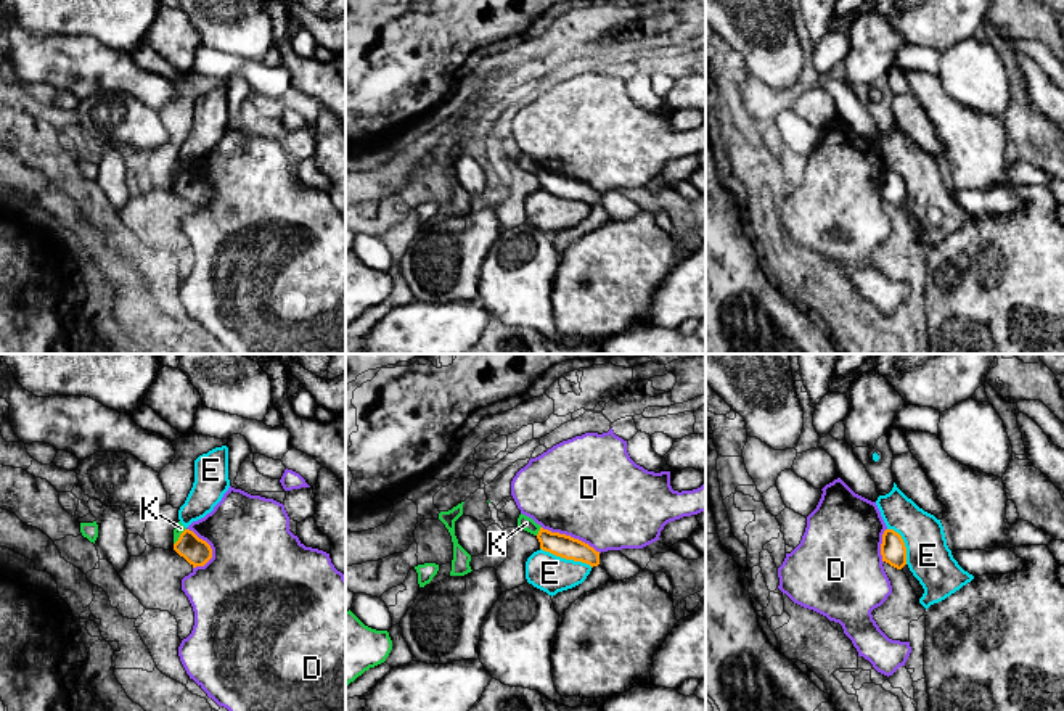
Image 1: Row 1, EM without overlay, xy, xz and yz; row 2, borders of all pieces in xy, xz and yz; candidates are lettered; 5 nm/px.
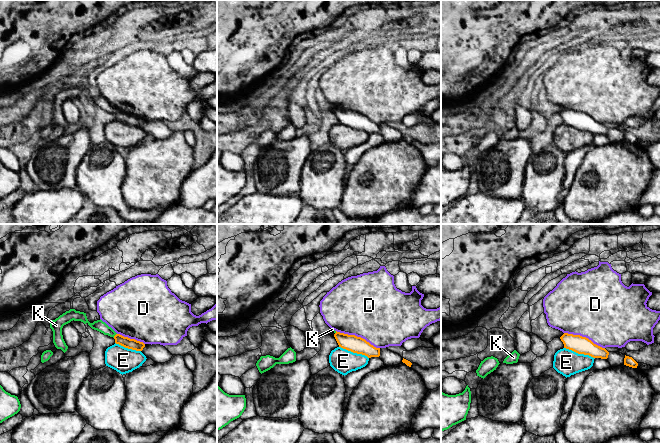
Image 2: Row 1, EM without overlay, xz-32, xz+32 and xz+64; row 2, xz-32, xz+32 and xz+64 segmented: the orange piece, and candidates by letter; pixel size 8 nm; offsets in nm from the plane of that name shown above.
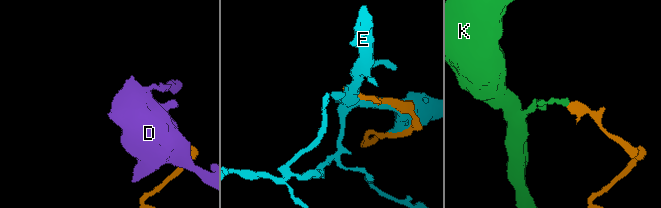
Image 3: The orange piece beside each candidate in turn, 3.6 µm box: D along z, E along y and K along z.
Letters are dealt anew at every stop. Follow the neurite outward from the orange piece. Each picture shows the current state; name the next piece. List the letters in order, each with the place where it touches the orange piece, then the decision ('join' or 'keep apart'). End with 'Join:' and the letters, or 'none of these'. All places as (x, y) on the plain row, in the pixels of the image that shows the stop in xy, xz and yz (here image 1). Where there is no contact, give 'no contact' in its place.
D: xz (569, 176) | keep apart
E: xz (566, 198) | keep apart
K: xz (539, 171) | keep apart
Join: none of these

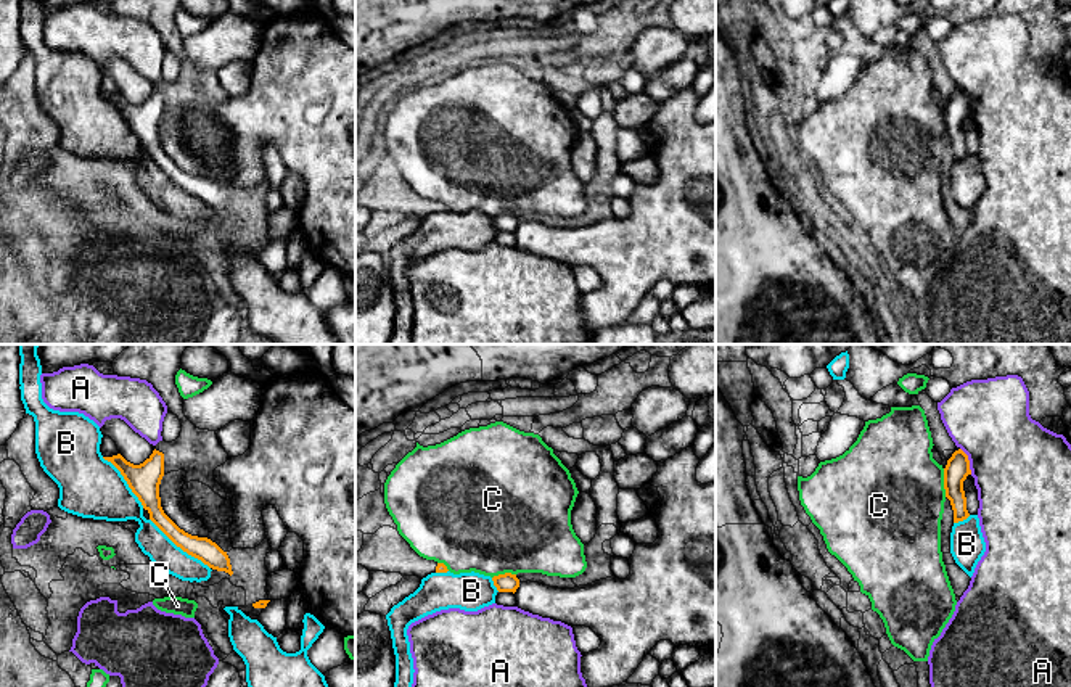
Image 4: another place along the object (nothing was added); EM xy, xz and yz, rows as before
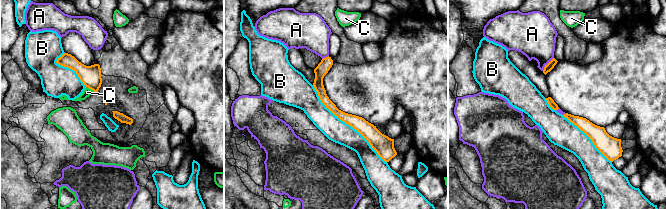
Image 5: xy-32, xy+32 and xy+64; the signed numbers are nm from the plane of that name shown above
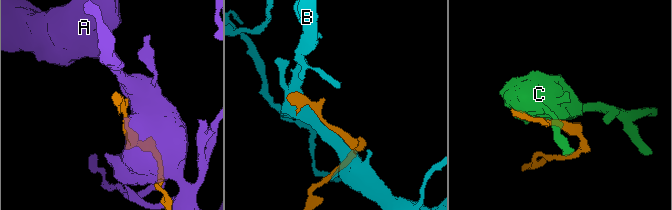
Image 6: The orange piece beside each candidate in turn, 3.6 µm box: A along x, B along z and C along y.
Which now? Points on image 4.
A: yz (968, 100) | keep apart
B: xy (180, 187) | keep apart
C: yz (944, 123) | keep apart
Join: none of these

